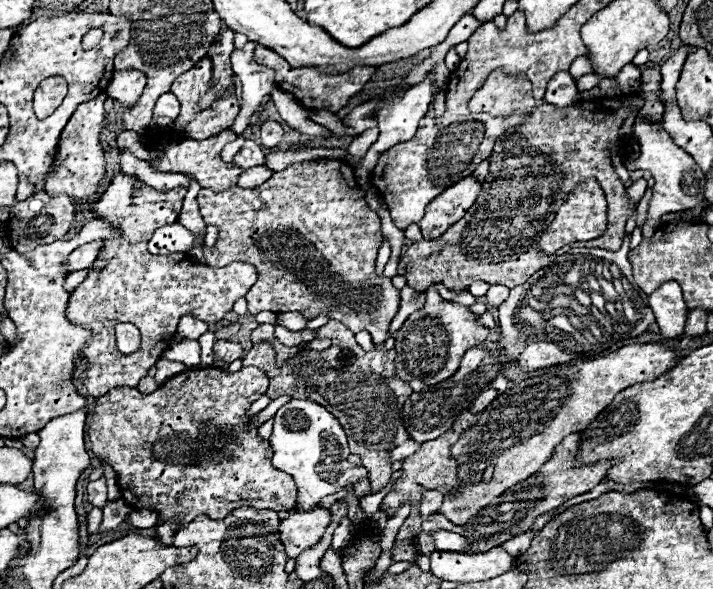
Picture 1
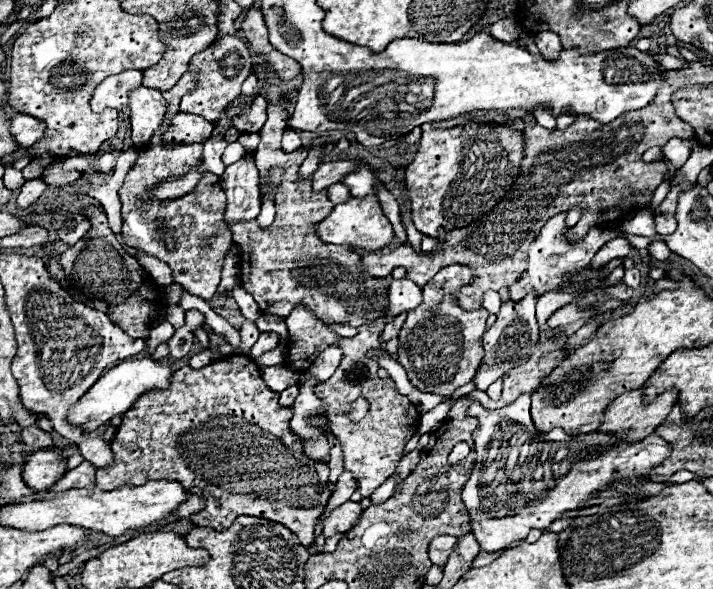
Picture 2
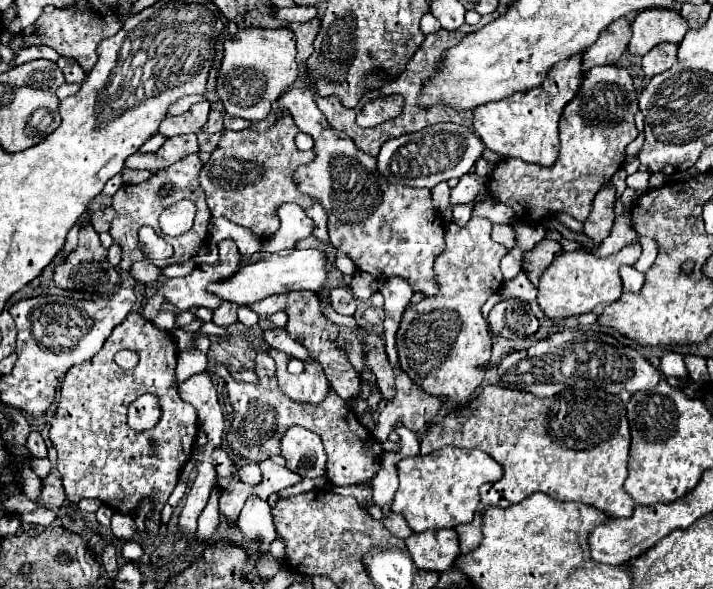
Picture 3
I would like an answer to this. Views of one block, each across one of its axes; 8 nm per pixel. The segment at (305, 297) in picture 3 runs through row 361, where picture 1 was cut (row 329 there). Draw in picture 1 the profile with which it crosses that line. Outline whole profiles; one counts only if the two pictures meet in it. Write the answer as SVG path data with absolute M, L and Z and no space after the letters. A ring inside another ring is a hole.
M330 320L328 324L316 330L318 338L330 338L332 344L326 350L310 350L302 356L288 358L282 366L274 364L276 350L268 342L254 344L252 350L244 356L244 366L258 366L268 374L268 396L274 400L278 396L290 394L292 398L306 398L314 400L326 410L330 410L344 426L348 434L350 452L362 458L362 466L368 470L370 486L384 488L392 478L392 458L390 452L408 442L410 436L406 434L406 426L402 422L402 406L406 398L410 398L412 388L394 378L394 350L362 350L356 344L354 334L346 330L344 324ZM378 432L392 432L392 434L378 434Z

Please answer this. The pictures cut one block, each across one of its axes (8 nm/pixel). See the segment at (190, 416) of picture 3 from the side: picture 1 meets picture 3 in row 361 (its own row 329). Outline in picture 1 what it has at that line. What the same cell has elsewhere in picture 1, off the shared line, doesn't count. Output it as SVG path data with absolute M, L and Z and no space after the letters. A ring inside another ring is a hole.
M114 176L100 202L92 206L92 212L96 212L98 218L108 220L122 230L122 240L104 240L98 260L94 262L94 270L72 292L68 302L68 320L78 326L86 326L92 332L90 342L82 350L86 360L82 384L92 398L100 398L118 386L136 388L148 370L160 360L156 356L156 346L172 340L178 320L184 314L196 314L206 324L214 324L232 310L238 298L246 296L258 278L254 266L242 262L214 268L208 264L196 266L186 254L170 254L166 258L150 254L148 240L156 228L178 220L186 188L160 192L152 188L148 190L142 184L142 190L134 192L134 182L138 182L136 176ZM116 322L130 322L142 332L142 344L136 354L122 356L116 348Z

